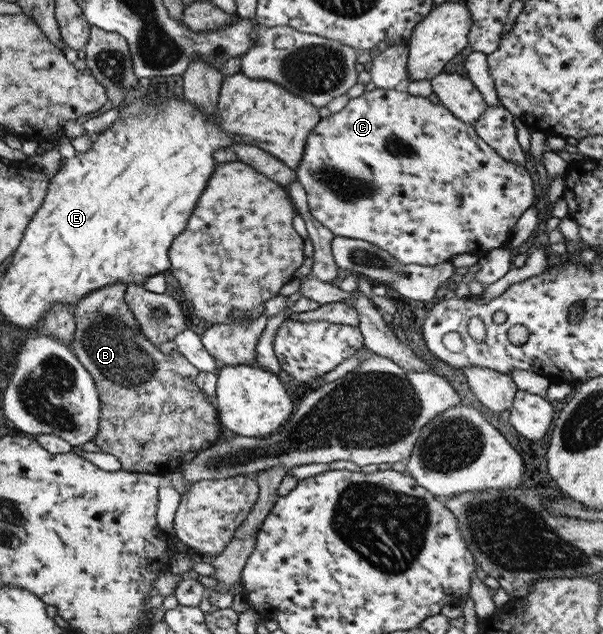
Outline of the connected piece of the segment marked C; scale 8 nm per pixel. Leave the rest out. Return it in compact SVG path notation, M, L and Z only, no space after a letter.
M401 87L398 89L374 88L371 91L364 91L358 97L349 98L341 111L320 118L319 123L307 134L302 158L294 172L296 183L299 183L306 193L309 213L334 236L372 243L379 249L390 253L401 264L429 266L447 262L459 253L471 253L480 258L490 249L504 246L507 243L510 238L510 230L515 222L533 203L535 196L538 196L535 179L529 176L526 167L526 165L517 165L499 157L494 149L477 137L472 125L459 121L441 105L433 105L426 97L409 95Z

